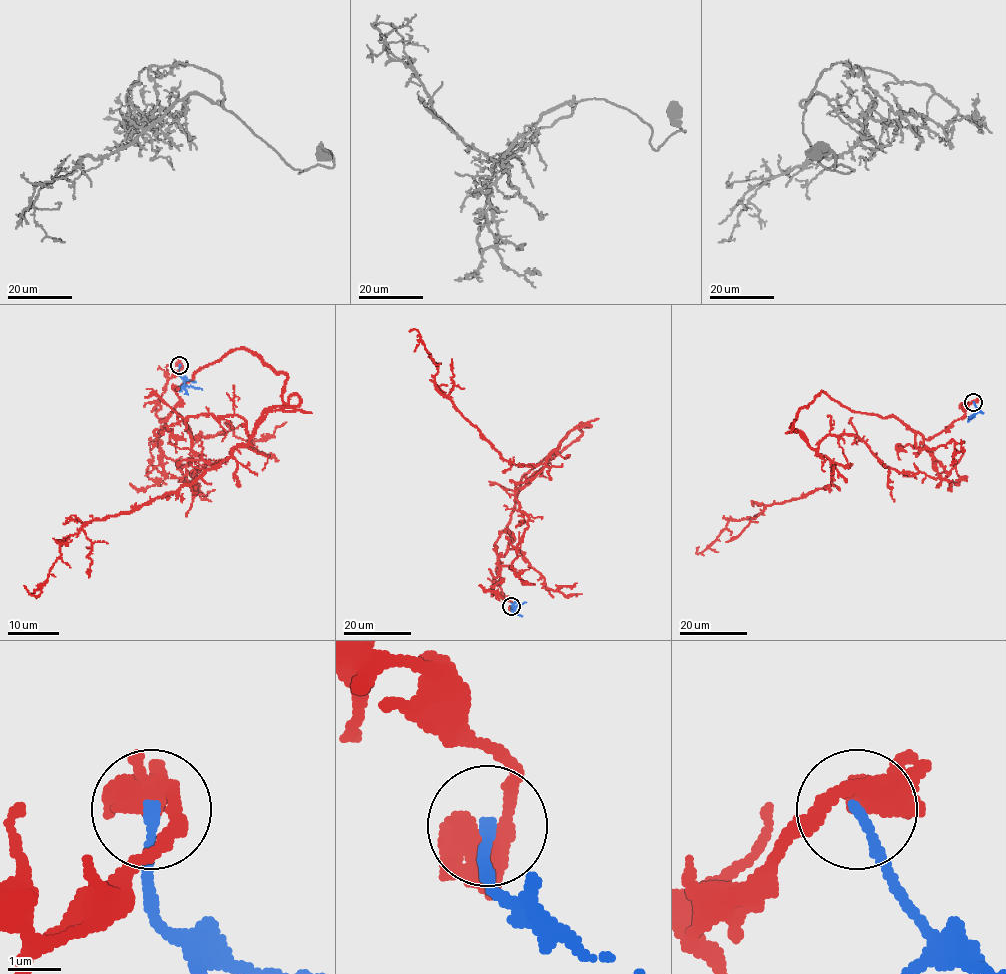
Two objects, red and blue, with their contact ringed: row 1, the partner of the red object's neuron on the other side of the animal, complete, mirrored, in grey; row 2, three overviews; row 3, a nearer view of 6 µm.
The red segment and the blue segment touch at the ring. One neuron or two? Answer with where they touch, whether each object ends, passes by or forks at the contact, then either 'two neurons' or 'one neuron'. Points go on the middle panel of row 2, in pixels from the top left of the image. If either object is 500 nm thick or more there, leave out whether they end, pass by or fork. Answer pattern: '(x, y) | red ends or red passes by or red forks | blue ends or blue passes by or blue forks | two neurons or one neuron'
(511, 606) | two neurons

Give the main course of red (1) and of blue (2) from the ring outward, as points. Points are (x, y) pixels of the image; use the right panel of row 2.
1: (974, 402), (924, 439), (935, 479), (827, 435), (831, 483), (698, 547)
2: (973, 402), (977, 411), (969, 418)

